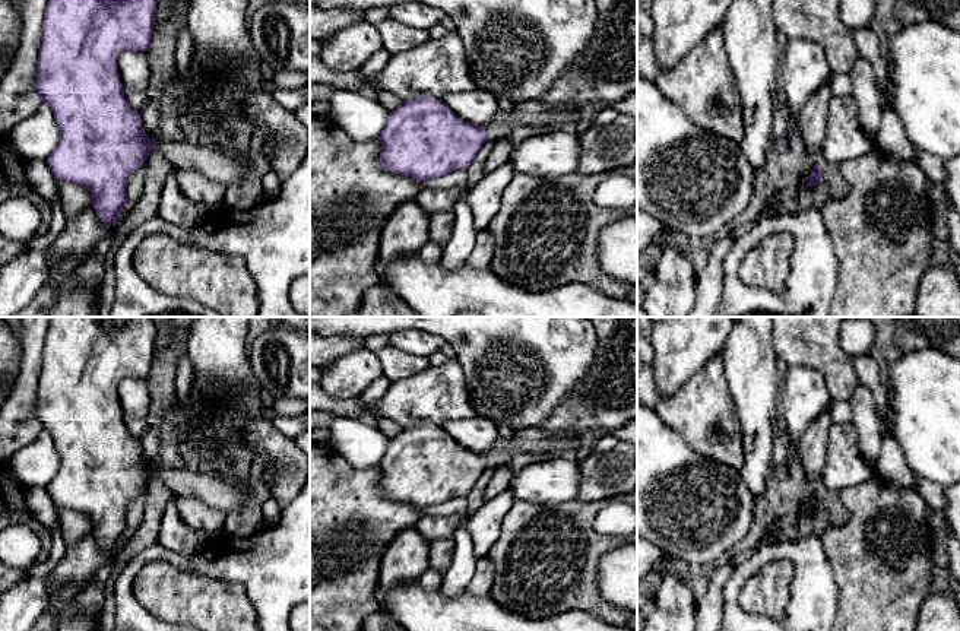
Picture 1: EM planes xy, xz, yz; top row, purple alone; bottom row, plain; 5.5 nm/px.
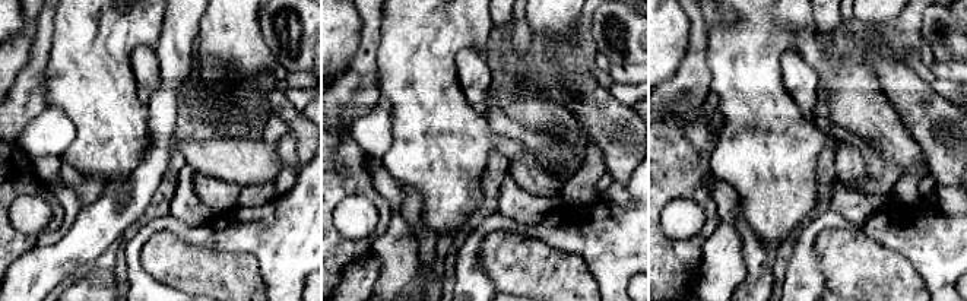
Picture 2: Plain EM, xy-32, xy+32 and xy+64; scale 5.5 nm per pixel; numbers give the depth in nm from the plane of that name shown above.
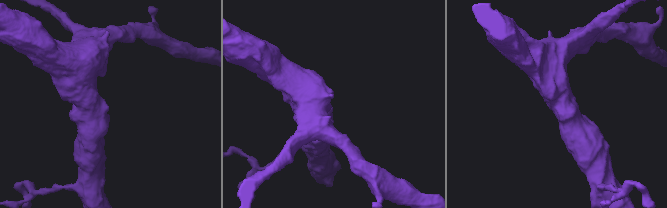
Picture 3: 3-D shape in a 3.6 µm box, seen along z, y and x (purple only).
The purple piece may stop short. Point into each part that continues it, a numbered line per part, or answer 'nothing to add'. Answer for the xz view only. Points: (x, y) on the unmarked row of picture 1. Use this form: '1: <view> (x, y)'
1: xz (531, 440)

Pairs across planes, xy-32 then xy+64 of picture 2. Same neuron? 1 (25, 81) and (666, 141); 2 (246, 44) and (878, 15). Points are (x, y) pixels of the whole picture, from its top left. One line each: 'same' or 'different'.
1: different
2: same

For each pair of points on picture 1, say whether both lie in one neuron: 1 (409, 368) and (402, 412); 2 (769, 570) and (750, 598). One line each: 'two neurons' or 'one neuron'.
1: two neurons
2: one neuron

